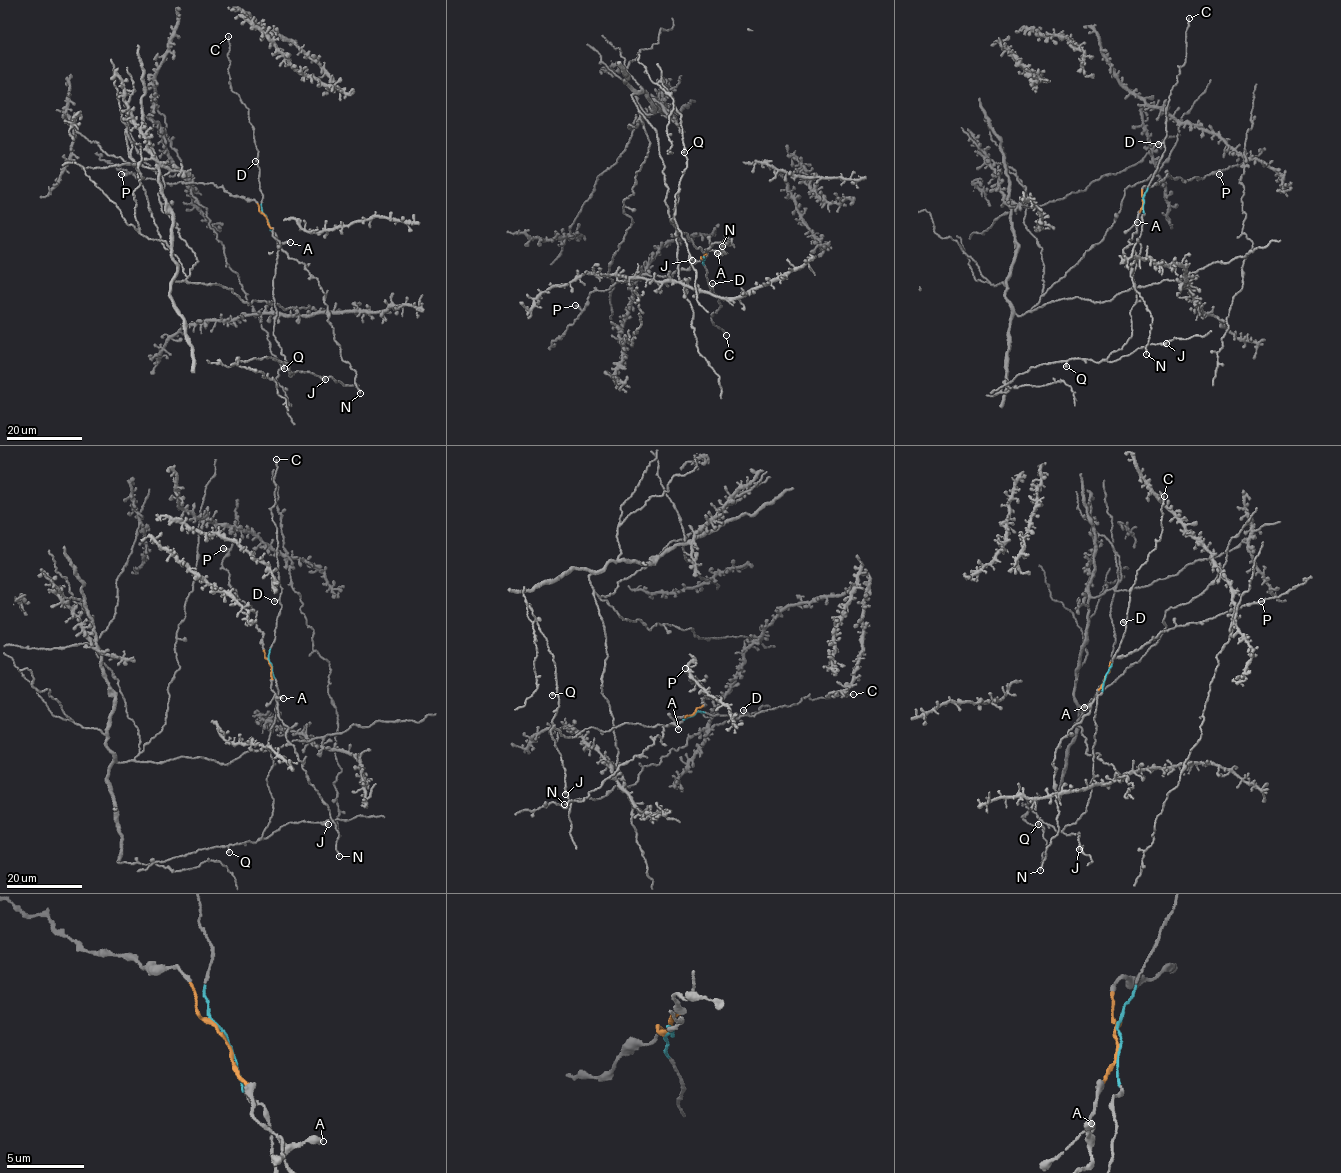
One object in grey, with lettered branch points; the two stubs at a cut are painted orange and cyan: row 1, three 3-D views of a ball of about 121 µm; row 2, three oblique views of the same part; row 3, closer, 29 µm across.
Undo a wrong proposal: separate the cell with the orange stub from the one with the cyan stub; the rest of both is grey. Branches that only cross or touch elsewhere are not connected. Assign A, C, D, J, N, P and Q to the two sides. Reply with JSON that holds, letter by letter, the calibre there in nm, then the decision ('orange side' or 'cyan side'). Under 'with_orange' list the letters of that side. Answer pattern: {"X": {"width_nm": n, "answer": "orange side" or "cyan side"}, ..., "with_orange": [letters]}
{"A": {"width_nm": 480, "answer": "orange side"}, "C": {"width_nm": 200, "answer": "cyan side"}, "D": {"width_nm": 220, "answer": "cyan side"}, "J": {"width_nm": 440, "answer": "cyan side"}, "N": {"width_nm": 180, "answer": "orange side"}, "P": {"width_nm": 360, "answer": "orange side"}, "Q": {"width_nm": 320, "answer": "cyan side"}, "with_orange": ["A", "N", "P"]}

